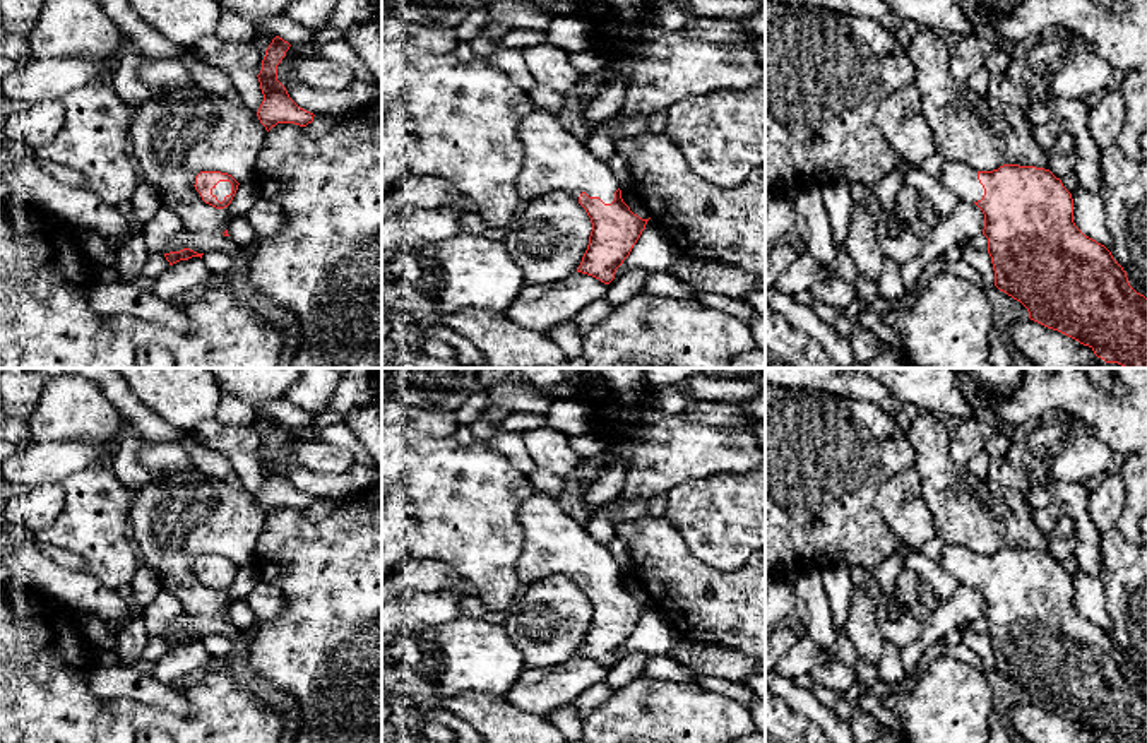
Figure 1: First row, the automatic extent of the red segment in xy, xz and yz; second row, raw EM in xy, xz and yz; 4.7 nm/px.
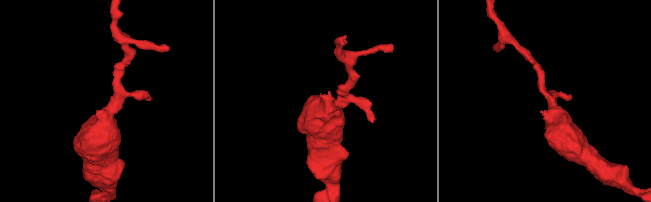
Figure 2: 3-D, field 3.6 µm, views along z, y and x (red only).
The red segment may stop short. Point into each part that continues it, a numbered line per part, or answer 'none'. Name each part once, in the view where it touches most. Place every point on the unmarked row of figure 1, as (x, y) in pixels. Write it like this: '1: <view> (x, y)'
1: xy (223, 572)

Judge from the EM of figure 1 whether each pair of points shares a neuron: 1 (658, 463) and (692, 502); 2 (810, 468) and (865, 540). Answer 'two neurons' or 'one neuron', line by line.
1: two neurons
2: one neuron

